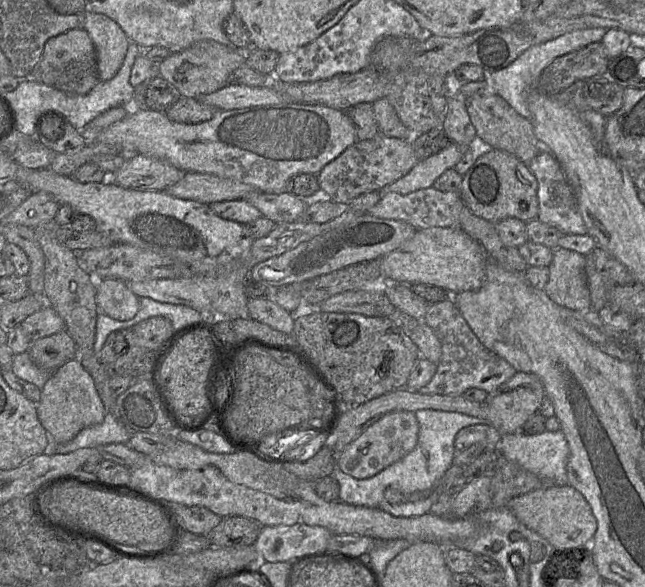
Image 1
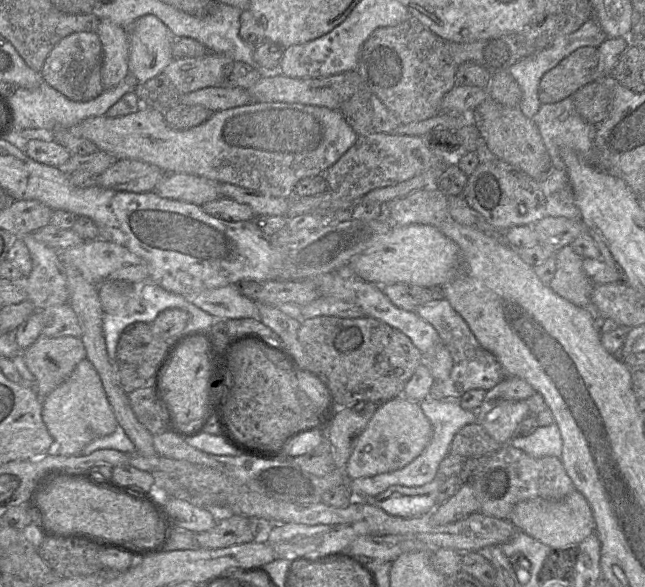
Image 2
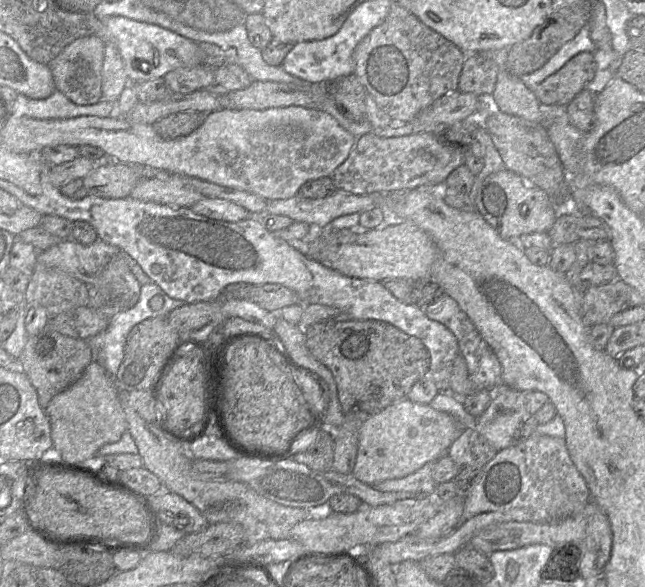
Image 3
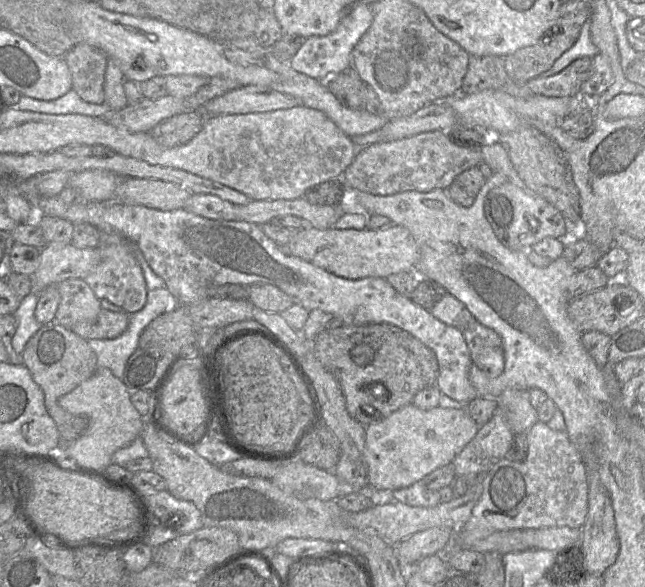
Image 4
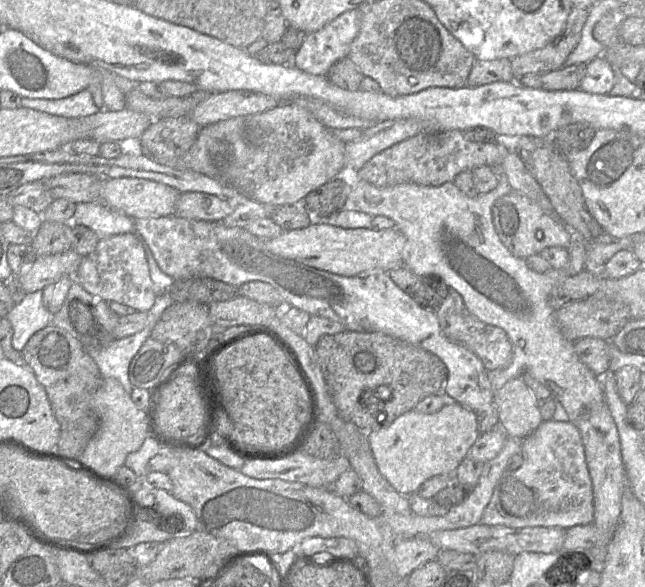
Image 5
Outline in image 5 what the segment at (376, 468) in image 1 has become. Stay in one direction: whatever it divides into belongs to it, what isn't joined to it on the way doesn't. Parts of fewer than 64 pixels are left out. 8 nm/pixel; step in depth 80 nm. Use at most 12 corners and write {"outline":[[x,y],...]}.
{"outline":[[459,403],[367,433],[403,495],[454,473],[479,435]]}

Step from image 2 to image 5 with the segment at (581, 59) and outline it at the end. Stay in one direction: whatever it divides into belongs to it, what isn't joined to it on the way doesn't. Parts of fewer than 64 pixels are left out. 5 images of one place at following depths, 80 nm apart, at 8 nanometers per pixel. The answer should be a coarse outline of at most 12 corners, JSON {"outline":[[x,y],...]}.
{"outline":[[586,65],[527,74],[514,82],[538,90],[579,89]]}

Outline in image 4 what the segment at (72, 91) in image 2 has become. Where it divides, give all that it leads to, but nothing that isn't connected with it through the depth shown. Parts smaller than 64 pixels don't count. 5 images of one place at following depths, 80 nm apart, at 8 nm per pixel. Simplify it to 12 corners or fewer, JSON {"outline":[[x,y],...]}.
{"outline":[[79,43],[63,58],[72,90],[104,103],[107,55]]}

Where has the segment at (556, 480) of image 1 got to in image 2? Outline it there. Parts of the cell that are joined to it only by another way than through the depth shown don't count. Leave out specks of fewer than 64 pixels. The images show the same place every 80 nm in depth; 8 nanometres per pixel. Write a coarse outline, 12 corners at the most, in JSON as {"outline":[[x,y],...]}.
{"outline":[[554,422],[508,445],[531,457],[561,458],[563,440]]}

